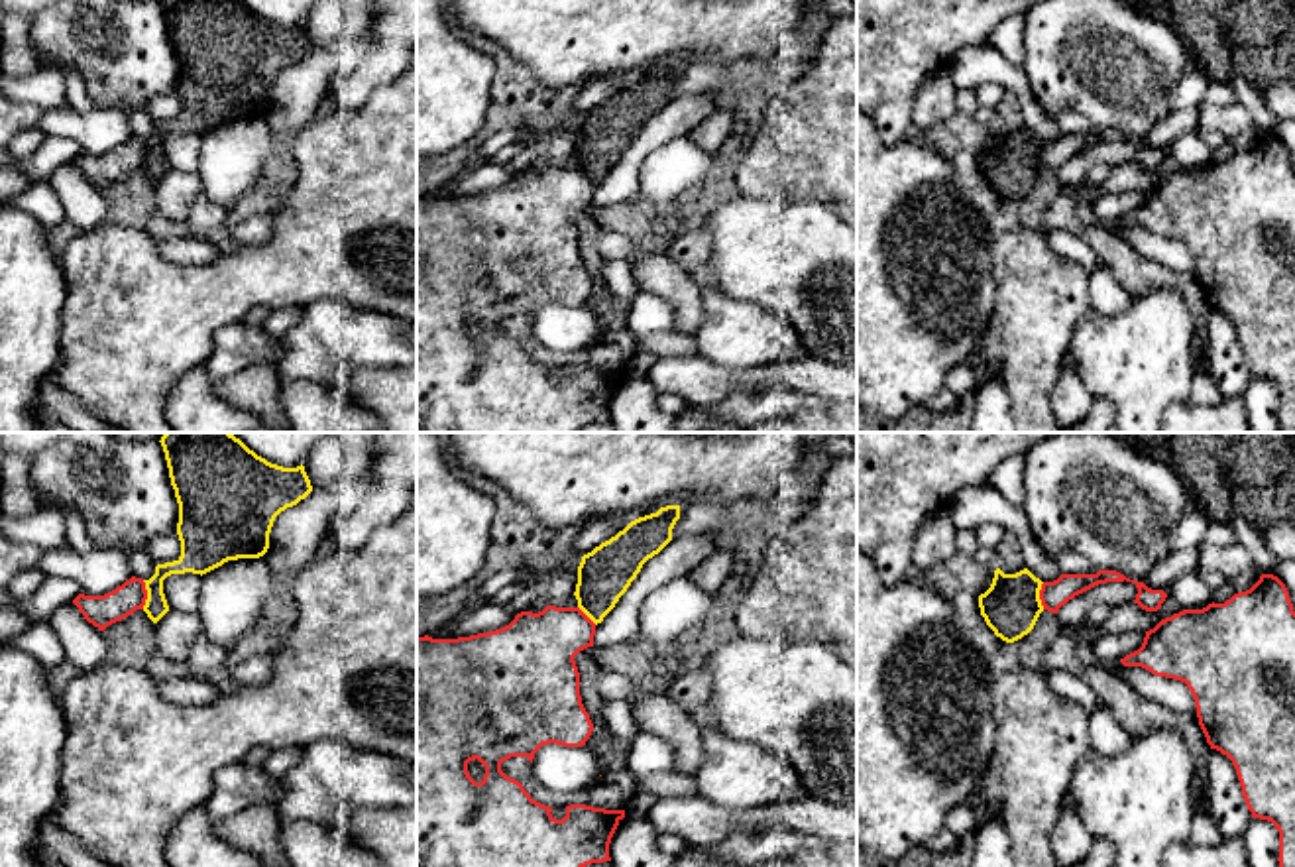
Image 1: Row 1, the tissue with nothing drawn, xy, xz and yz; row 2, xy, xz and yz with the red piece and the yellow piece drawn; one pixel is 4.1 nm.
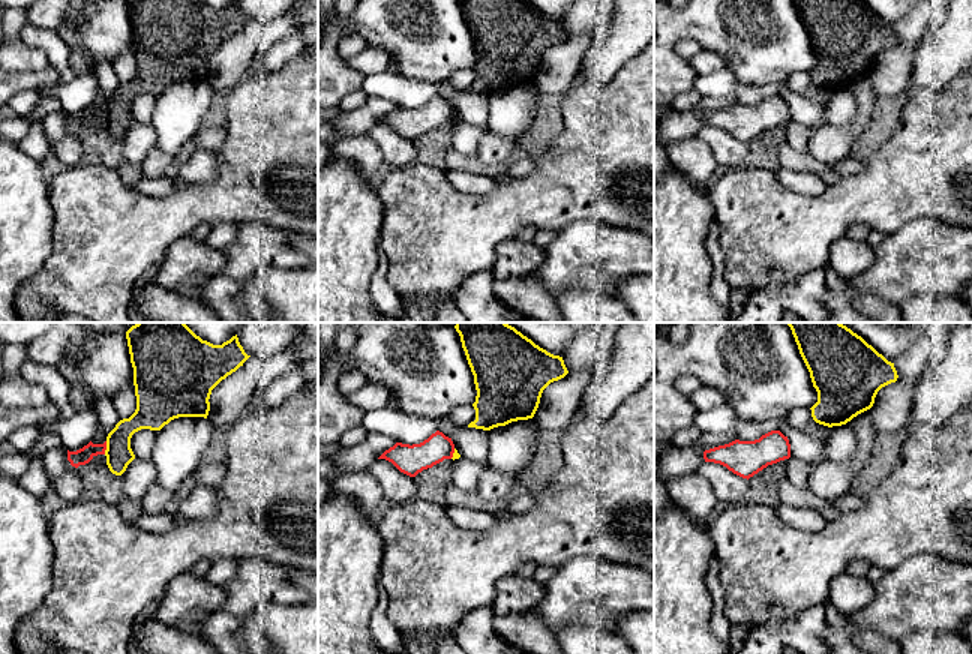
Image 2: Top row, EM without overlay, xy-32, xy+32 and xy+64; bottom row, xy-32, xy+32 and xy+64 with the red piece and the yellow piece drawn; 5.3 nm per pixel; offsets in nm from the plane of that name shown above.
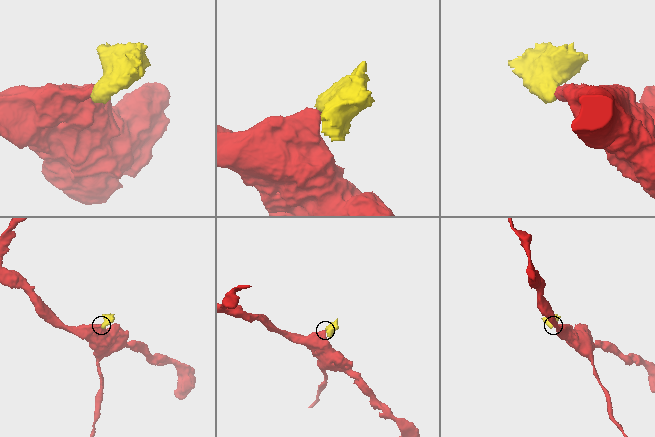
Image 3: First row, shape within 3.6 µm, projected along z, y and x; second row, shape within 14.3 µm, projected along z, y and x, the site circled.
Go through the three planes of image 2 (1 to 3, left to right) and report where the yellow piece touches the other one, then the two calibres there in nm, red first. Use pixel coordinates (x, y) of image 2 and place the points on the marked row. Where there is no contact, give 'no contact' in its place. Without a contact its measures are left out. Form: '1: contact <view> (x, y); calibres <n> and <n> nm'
1: contact xy-32 (105, 447); calibres 90 and 140 nm
2: contact xy+32 (453, 452); calibres 160 and 40 nm
3: no contact

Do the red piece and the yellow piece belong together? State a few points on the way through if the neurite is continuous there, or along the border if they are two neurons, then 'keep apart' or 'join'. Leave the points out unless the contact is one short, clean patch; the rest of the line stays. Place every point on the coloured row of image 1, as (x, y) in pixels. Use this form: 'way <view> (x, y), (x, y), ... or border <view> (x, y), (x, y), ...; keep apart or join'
border xy (142, 580), (146, 590), (144, 608); keep apart

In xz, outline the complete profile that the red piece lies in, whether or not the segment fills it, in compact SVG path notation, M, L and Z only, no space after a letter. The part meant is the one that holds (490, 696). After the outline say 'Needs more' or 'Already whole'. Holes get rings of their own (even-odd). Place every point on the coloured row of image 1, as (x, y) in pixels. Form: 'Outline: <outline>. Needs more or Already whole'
Outline: M546 606L542 611L521 611L515 619L495 631L478 633L458 639L432 639L417 635L417 867L586 867L591 863L611 861L609 843L625 818L625 810L605 810L586 804L566 806L566 816L556 820L550 806L531 798L523 784L501 771L501 763L511 757L527 757L531 763L535 753L548 743L564 747L582 747L593 731L590 714L580 696L580 672L574 657L593 647L595 623L580 607ZM478 759L485 767L481 782L476 782L468 773L468 763Z. Already whole

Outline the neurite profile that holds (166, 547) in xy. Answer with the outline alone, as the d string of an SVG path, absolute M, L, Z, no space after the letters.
M177 531L157 535L147 545L155 564L165 564L179 560L181 556L181 541Z

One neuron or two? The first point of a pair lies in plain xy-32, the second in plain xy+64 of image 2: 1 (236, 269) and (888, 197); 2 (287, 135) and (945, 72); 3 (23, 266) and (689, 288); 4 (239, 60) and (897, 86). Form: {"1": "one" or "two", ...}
{"1": "two", "2": "two", "3": "one", "4": "one"}

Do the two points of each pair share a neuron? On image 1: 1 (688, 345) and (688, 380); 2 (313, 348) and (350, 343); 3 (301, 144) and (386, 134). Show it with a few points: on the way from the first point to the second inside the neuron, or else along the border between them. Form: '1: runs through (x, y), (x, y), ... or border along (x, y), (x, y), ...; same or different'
1: border along (696, 352), (684, 356); different
2: runs through (323, 348), (329, 343), (340, 343); same
3: runs through (323, 144), (364, 144); same

